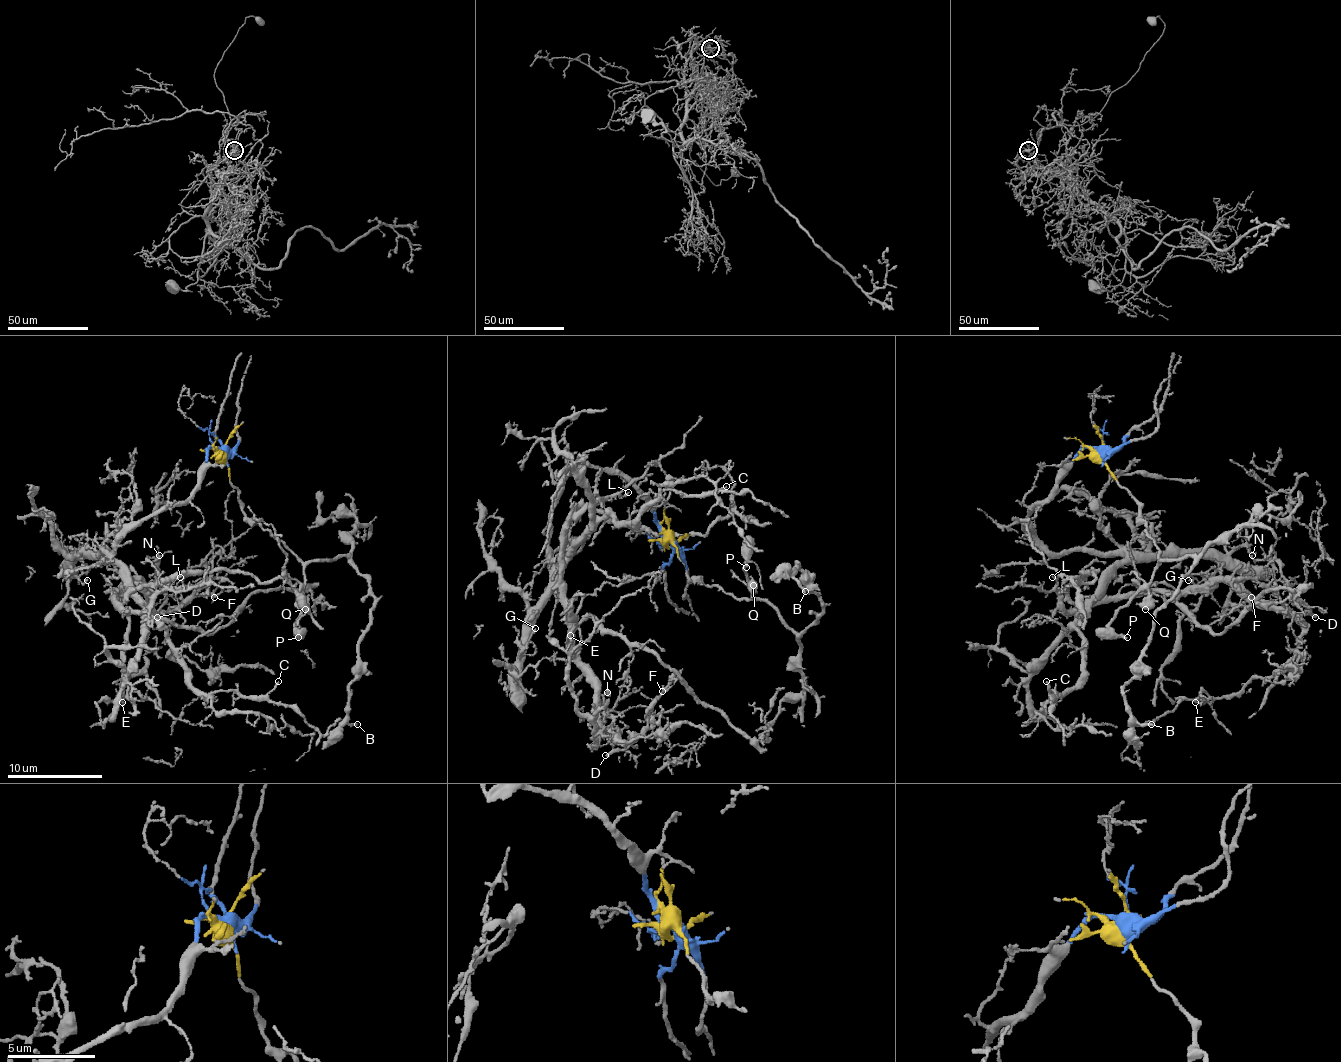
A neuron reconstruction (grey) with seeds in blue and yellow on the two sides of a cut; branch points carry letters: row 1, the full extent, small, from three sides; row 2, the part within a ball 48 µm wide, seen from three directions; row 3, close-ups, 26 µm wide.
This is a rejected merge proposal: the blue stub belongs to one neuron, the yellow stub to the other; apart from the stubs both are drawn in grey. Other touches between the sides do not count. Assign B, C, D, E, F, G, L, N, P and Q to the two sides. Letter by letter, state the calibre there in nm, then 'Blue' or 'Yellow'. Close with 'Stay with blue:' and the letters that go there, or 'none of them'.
B: Thickness 200 nm. Yellow
C: Thickness 170 nm. Blue
D: Thickness 240 nm. Blue
E: Thickness 140 nm. Blue
F: Thickness 130 nm. Blue
G: Thickness 160 nm. Blue
L: Thickness 130 nm. Blue
N: Thickness 160 nm. Blue
P: Thickness 280 nm. Yellow
Q: Thickness 700 nm. Yellow
Stay with blue: C, D, E, F, G, L, N

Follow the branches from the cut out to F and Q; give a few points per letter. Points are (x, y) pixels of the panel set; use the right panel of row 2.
F: (1100, 450), (1026, 517), (1052, 552), (1285, 607), (1275, 562), (1252, 597)
Q: (1100, 450), (1100, 460), (1138, 510), (1145, 531), (1159, 550), (1157, 567), (1147, 588), (1145, 609)

